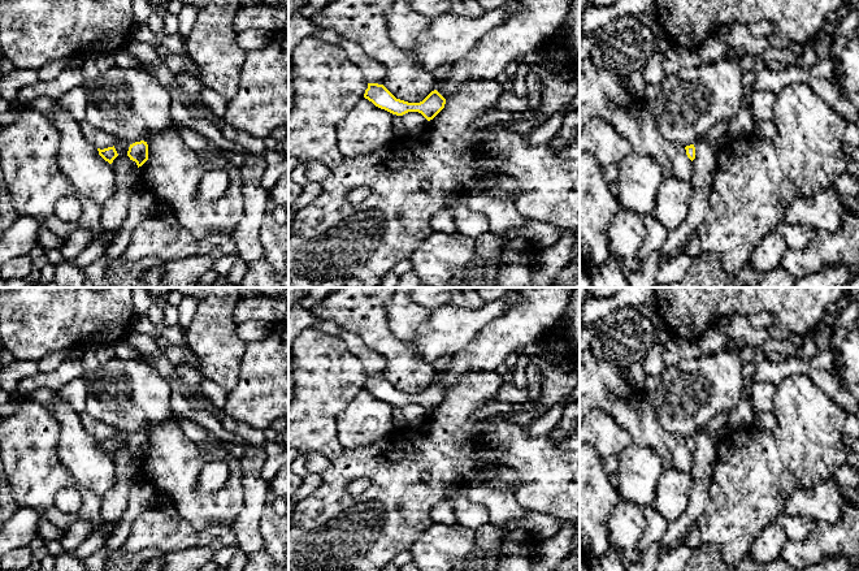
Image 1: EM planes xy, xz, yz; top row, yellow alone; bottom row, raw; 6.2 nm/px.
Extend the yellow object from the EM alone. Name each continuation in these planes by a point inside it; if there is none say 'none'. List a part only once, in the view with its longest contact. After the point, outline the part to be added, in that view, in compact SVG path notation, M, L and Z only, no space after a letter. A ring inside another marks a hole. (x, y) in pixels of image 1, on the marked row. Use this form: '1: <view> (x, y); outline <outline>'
none

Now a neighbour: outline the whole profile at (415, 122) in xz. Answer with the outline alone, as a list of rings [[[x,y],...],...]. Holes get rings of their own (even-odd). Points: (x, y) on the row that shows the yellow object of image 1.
[[[408,112],[403,114],[402,122],[409,134],[418,134],[428,126],[428,120],[418,112]]]

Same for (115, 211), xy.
[[[117,142],[114,146],[118,156],[110,165],[114,170],[116,193],[103,206],[101,224],[104,232],[91,241],[75,259],[75,265],[81,269],[105,254],[127,217],[130,195],[133,193],[127,177],[131,169],[138,168],[136,163],[127,156],[129,147],[129,143],[122,142]]]

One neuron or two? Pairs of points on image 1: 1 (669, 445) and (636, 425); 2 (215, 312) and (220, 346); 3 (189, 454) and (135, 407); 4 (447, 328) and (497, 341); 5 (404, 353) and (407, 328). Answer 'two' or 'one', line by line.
1: one
2: one
3: two
4: two
5: two

